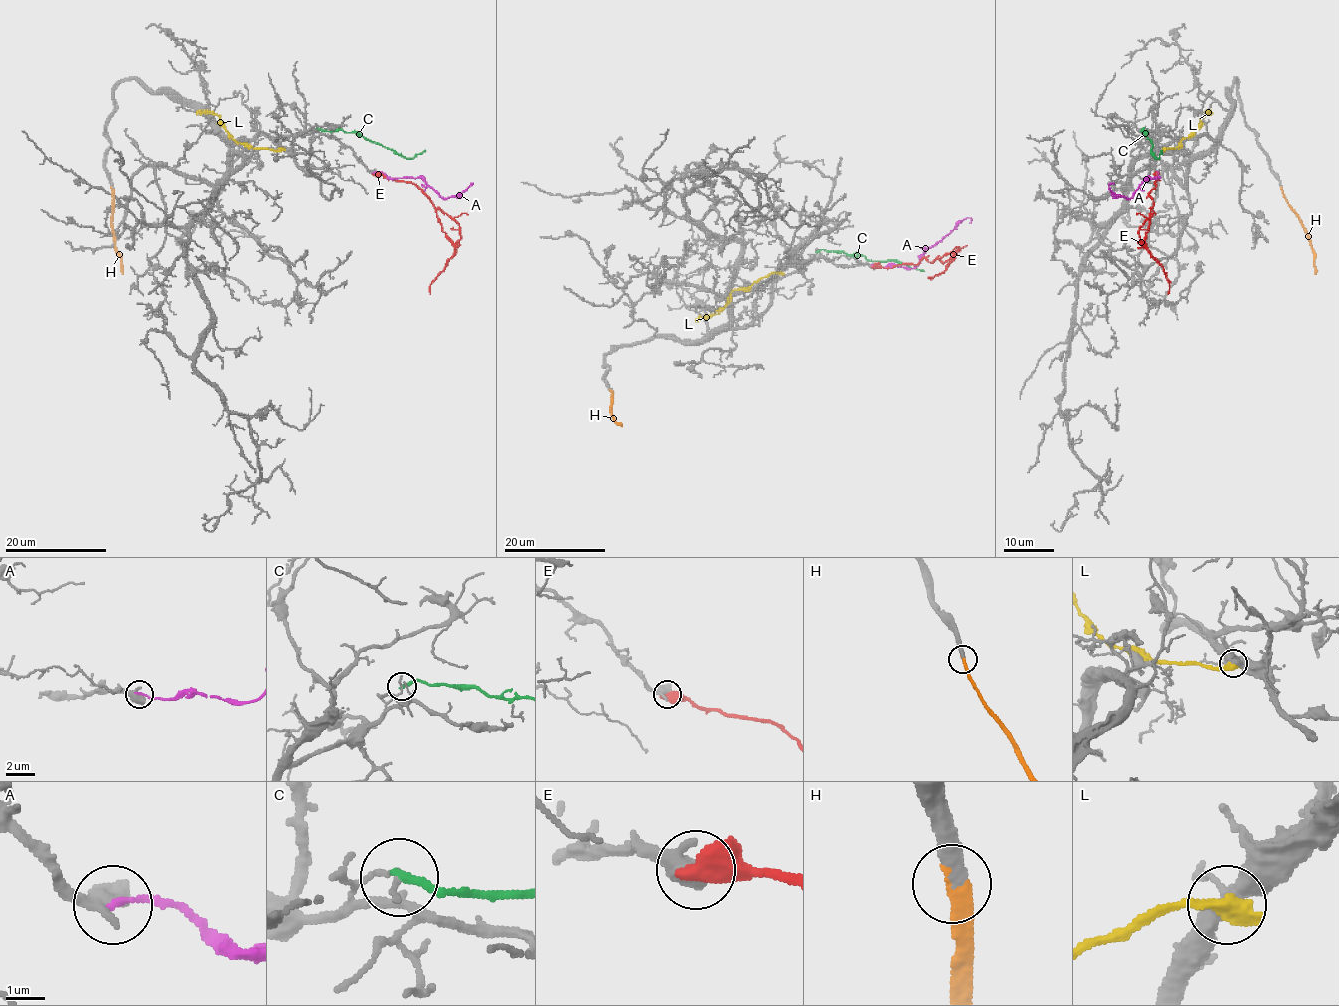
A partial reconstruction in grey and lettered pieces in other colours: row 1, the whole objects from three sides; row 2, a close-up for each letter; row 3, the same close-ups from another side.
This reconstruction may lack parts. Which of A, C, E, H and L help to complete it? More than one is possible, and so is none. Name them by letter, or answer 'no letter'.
H

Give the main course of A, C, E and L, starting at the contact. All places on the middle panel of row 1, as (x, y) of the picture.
A: (873, 265), (914, 268), (919, 257), (955, 226), (967, 217), (971, 219), (969, 223)
C: (816, 252), (842, 250), (870, 260), (895, 260), (924, 271)
E: (873, 267), (913, 264), (925, 258), (931, 262), (953, 254), (953, 259), (943, 272), (929, 277)
L: (780, 272), (768, 273), (749, 286), (734, 290), (731, 292), (731, 300), (717, 314), (695, 321)

